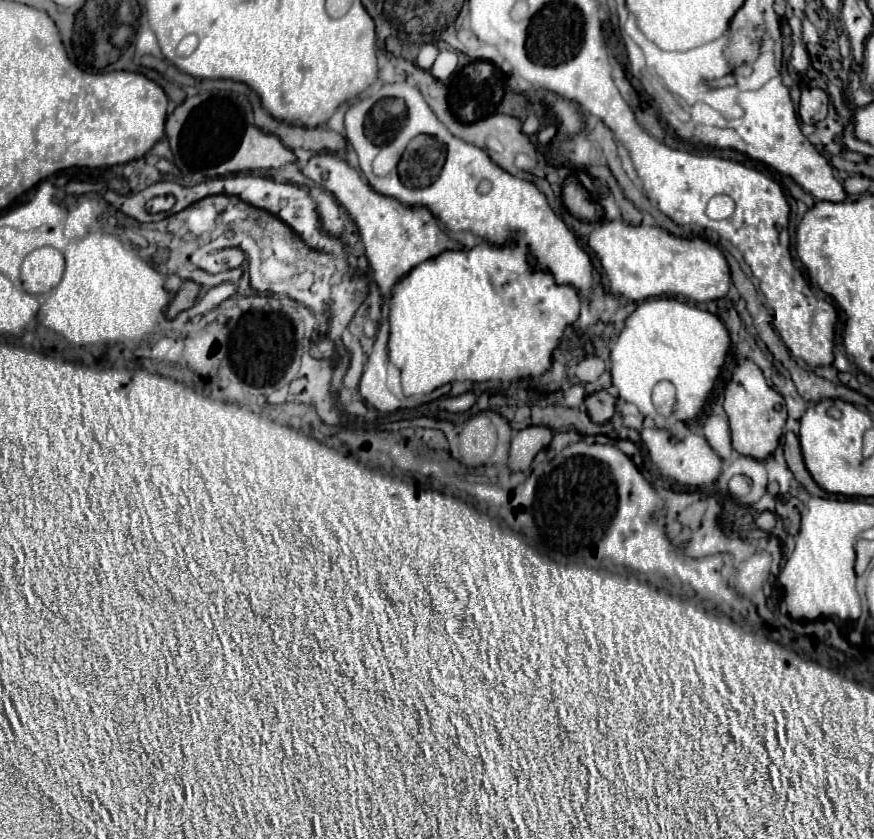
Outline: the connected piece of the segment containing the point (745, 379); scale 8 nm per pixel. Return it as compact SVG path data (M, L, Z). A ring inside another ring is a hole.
M746 360L732 374L726 390L724 390L724 410L730 420L732 432L732 448L748 458L764 462L778 448L782 428L786 424L786 402L784 398L764 380L760 368Z

